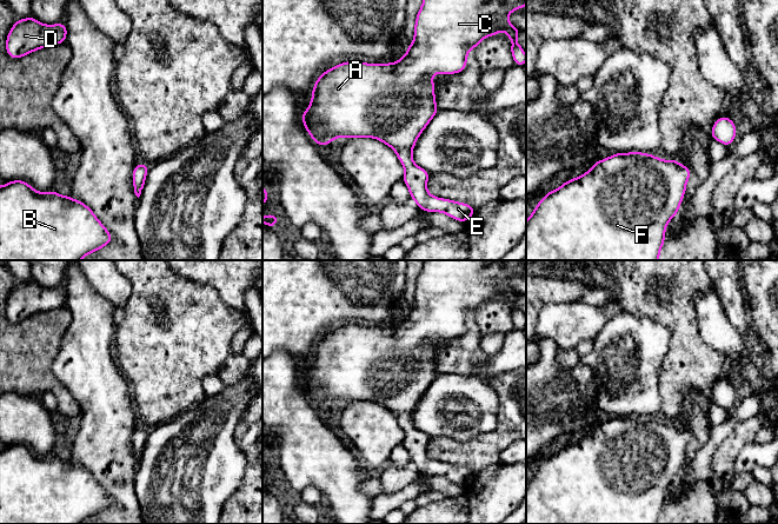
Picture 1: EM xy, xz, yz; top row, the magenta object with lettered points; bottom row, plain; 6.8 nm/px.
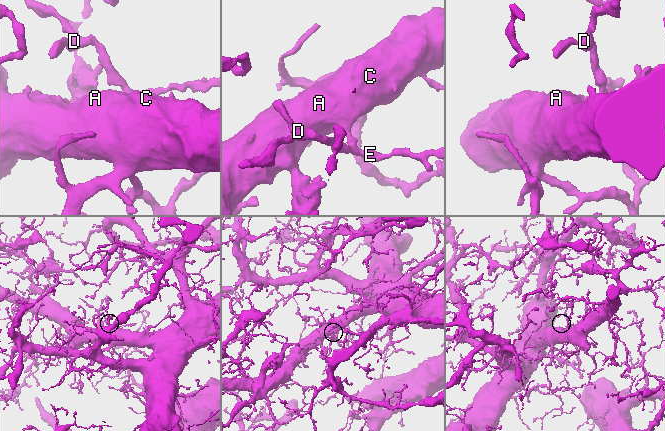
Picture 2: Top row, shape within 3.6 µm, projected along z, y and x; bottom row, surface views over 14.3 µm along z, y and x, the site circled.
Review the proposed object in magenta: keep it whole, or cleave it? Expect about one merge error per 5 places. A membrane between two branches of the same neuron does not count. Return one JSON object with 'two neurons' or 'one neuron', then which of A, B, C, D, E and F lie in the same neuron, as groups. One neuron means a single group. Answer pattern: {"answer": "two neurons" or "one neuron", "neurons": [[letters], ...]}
{"answer": "one neuron", "neurons": [["A", "B", "C", "D", "E", "F"]]}

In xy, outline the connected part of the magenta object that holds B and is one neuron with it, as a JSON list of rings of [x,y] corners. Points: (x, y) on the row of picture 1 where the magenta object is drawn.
[[[22,180],[8,181],[5,186],[0,186],[0,260],[81,260],[85,256],[102,248],[112,243],[112,236],[107,228],[99,221],[93,211],[84,203],[71,199],[69,194],[59,195],[55,188],[51,192],[38,192]]]

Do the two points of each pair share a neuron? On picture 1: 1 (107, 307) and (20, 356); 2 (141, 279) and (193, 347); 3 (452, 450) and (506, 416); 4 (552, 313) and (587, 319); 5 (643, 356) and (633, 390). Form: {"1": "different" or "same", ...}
{"1": "different", "2": "same", "3": "same", "4": "same", "5": "same"}

